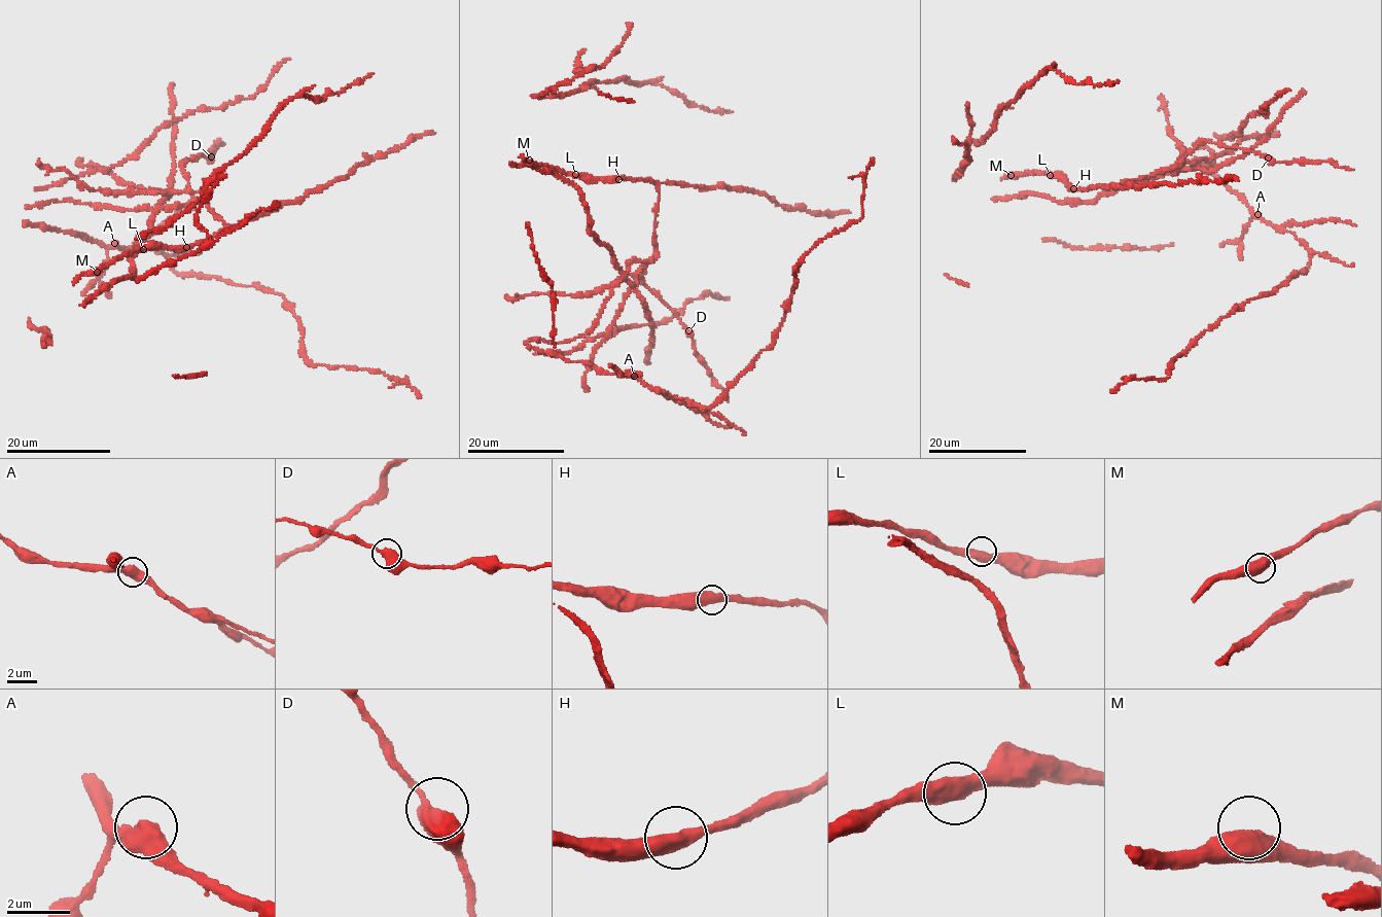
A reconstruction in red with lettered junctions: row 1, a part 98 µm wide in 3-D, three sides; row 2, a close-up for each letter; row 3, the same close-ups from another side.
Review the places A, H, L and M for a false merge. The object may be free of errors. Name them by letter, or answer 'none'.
none

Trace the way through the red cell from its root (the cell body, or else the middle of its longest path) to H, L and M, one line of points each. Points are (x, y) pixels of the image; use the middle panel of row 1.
H: (606, 301), (623, 279), (635, 286), (637, 274), (656, 252), (659, 187), (649, 180), (619, 179)
L: (606, 301), (623, 279), (635, 286), (637, 274), (653, 259), (659, 187), (649, 180), (579, 178), (575, 174)
M: (606, 301), (623, 279), (635, 286), (637, 274), (653, 259), (659, 187), (639, 178), (575, 177), (529, 160)

